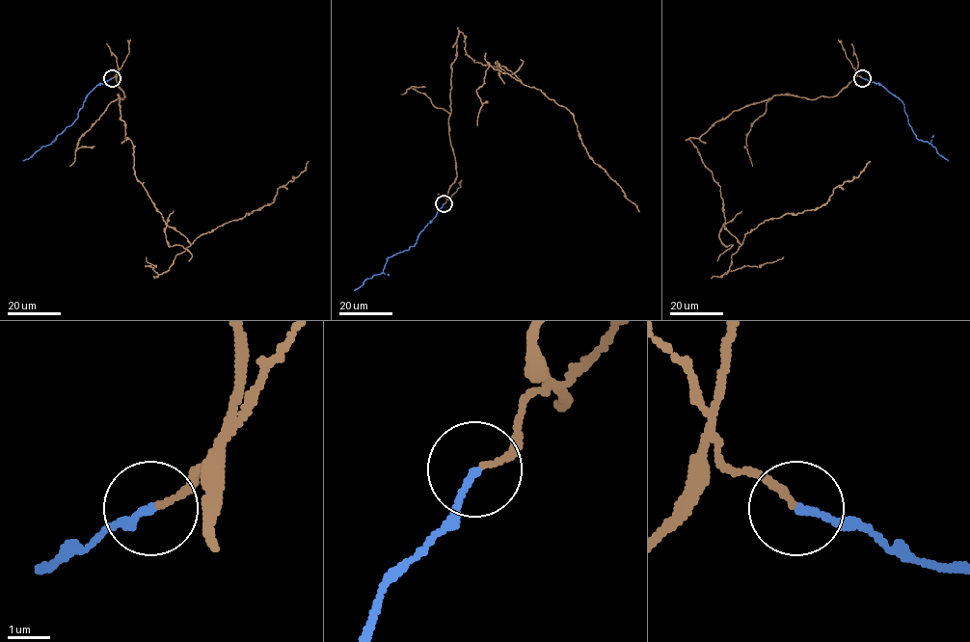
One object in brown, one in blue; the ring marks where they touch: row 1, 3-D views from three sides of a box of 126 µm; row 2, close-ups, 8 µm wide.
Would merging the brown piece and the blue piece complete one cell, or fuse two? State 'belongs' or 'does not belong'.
does not belong

